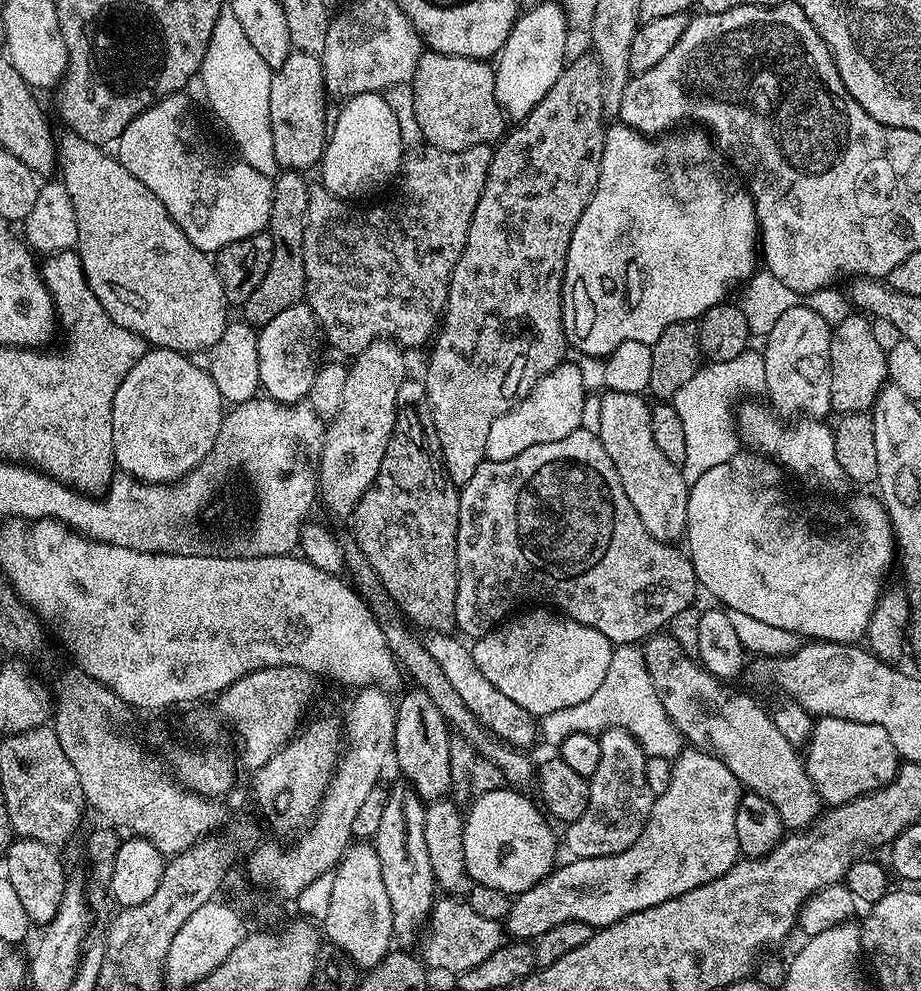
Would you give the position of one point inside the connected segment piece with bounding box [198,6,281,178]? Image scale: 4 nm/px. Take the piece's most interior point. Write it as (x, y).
(236, 81)

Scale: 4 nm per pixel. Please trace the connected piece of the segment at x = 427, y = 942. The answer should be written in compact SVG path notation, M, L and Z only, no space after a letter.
M440 898L432 906L432 912L424 921L418 936L420 952L418 956L429 969L441 968L444 972L459 974L486 962L494 950L503 948L506 943L506 928L501 921L482 918L463 899Z

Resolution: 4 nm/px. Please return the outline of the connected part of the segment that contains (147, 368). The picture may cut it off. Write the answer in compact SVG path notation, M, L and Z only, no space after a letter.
M149 347L143 358L134 366L134 370L130 370L130 374L126 374L126 378L122 378L122 386L118 386L118 390L114 394L112 429L114 430L114 458L117 469L132 475L145 484L176 483L177 480L195 470L212 453L212 447L216 445L216 439L220 433L220 424L224 421L225 411L226 401L218 394L218 386L214 386L214 378L210 378L210 374L198 370L198 366L194 366L192 360L183 352L175 352L169 348Z

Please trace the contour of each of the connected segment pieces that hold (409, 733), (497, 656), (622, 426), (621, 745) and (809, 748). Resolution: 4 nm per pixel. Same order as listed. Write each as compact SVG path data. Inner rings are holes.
M417 687L411 691L401 698L400 704L398 700L395 705L396 725L392 739L394 764L396 760L404 775L401 777L411 784L417 796L431 802L447 797L450 792L450 727L442 718L438 706L434 706L430 694Z
M544 606L533 608L536 608L533 612L524 612L521 616L516 614L497 624L491 632L479 637L471 645L471 650L478 670L482 670L490 686L506 694L510 702L522 706L522 710L526 710L533 718L541 718L554 710L575 706L589 698L606 677L614 646L606 638L606 634L598 634L594 626L586 626Z
M605 391L605 396L600 400L600 428L598 435L602 446L606 446L606 454L610 454L610 462L614 462L614 470L618 470L618 478L622 482L622 490L626 490L626 498L630 498L630 506L638 510L638 518L642 518L642 526L650 530L656 540L676 542L676 539L685 535L688 526L689 481L684 479L681 465L670 462L658 445L654 443L654 434L650 434L650 418L652 410L649 401L644 401L643 395L634 393L618 393Z
M620 728L606 729L598 736L602 746L602 755L598 761L598 770L588 780L588 801L586 811L582 818L578 818L574 823L567 825L565 836L562 836L562 844L572 851L571 855L576 858L598 858L599 856L613 856L630 846L642 834L642 830L648 821L648 815L652 809L653 795L650 790L650 782L646 778L646 762L648 756L644 753L644 748L634 737L630 730Z
M821 716L813 723L812 737L807 742L803 761L805 768L808 769L809 778L814 782L817 794L821 801L828 806L845 804L854 798L865 796L886 786L896 777L896 772L902 763L899 754L894 750L894 742L890 742L890 734L886 734L886 730L882 730L882 726L854 722L846 718L830 718L829 716Z

